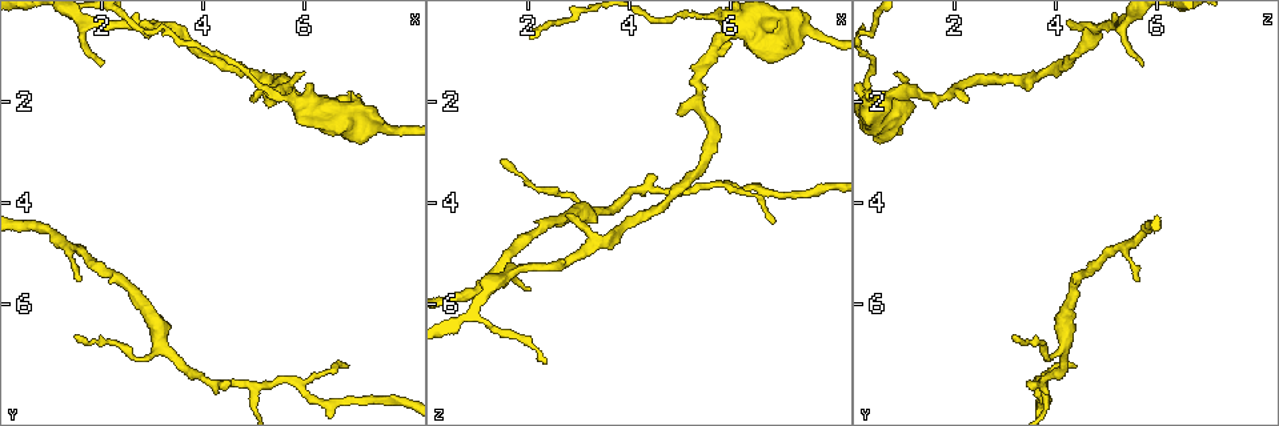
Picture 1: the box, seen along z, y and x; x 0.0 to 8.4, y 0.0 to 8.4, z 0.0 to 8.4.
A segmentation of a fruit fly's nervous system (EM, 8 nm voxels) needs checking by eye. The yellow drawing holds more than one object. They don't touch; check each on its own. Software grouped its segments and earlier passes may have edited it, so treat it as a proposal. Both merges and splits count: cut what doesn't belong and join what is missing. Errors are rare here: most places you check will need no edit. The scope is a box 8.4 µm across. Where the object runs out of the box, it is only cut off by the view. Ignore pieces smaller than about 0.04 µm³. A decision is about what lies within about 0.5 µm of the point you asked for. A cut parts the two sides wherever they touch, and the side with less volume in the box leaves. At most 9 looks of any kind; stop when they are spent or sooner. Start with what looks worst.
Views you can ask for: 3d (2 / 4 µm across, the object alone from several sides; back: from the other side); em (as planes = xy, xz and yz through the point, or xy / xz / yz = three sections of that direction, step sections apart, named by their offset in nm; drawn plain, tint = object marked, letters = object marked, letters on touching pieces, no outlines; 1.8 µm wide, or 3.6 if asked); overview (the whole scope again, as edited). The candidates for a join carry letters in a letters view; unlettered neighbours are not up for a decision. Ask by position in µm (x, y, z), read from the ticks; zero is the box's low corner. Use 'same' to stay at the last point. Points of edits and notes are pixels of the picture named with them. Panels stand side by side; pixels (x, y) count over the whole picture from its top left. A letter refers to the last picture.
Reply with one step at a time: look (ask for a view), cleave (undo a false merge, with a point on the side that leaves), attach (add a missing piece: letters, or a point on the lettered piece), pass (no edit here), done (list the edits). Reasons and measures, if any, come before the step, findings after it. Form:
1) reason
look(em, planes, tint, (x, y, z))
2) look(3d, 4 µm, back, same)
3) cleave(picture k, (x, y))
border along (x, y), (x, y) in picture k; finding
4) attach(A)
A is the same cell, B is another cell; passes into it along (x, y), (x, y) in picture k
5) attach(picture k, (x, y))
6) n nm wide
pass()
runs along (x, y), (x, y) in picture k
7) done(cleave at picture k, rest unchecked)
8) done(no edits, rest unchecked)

an open end
look(3d, 2 µm, (1.55, 5.60, 5.65))

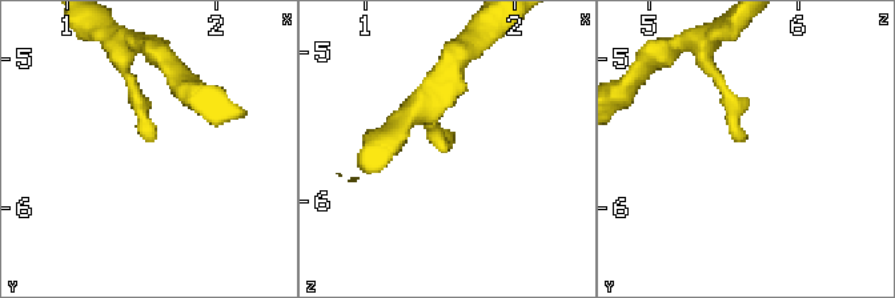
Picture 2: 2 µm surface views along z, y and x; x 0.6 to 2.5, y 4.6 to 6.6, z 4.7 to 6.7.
look(em, xz, step 8, tint, (1.56, 5.54, 5.64))

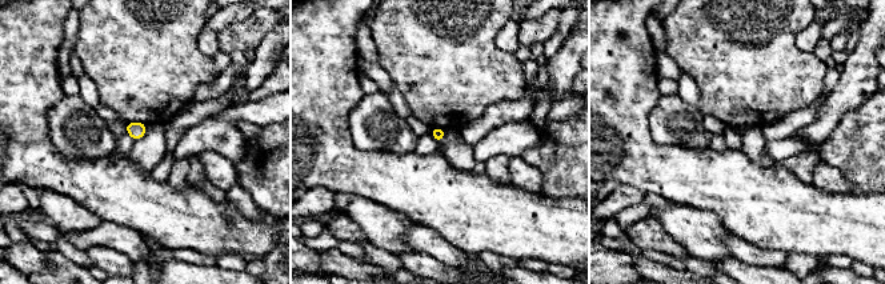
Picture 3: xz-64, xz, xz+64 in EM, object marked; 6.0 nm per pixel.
look(em, planes, letters, same)

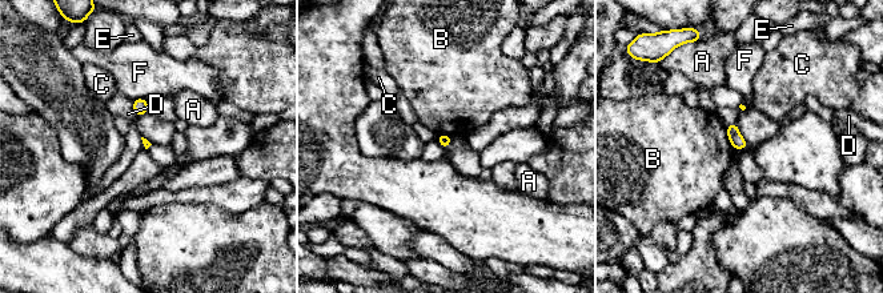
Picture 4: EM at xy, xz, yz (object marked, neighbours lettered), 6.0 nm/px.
pass()
A, B, C, D, E and F are other cells; none of them fits

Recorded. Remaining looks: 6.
calibre changes
look(3d, 4 µm, (7.50, 2.45, 0.60))

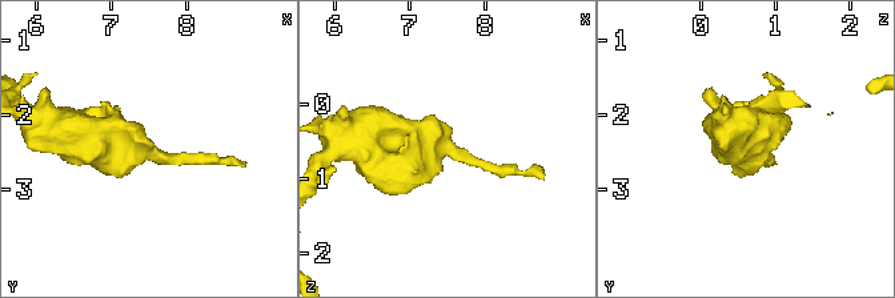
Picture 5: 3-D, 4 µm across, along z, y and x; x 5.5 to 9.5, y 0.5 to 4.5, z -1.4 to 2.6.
look(em, 3.6 µm, planes, letters, (7.45, 2.50, 0.60))

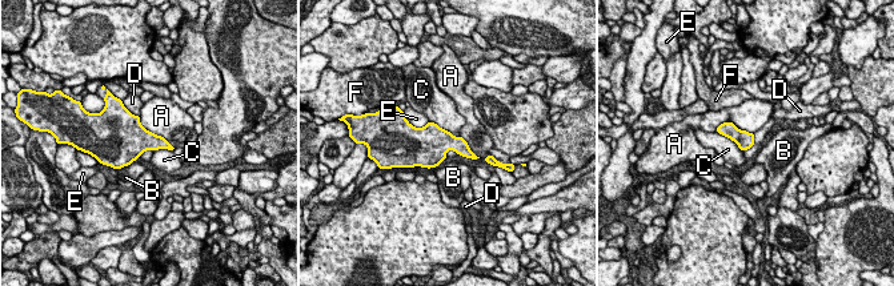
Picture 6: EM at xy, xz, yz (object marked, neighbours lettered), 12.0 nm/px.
220 nm wide
pass()
A, B, C, D, E and F are other cells; continuous, no second neuron

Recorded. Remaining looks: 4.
branch stops here
look(em, planes, letters, (2.10, 1.20, 5.70))

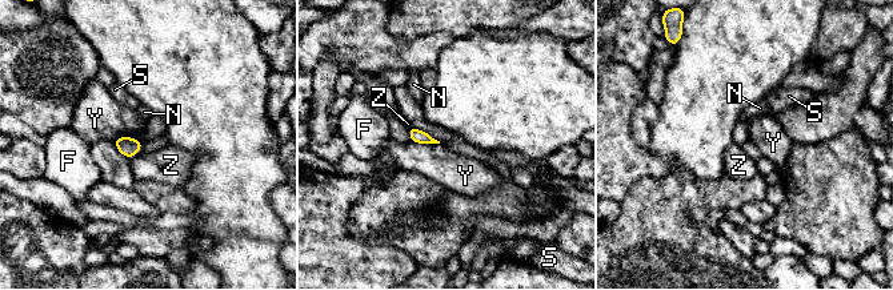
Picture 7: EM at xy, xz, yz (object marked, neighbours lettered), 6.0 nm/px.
80 nm wide
pass()
F, N, S, Y and Z are other cells; border along (412, 140), (419, 143), (440, 143) in picture 7; none of them fits

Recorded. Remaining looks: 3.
sudden change in width
look(em, planes, letters, (3.25, 6.85, 4.25))

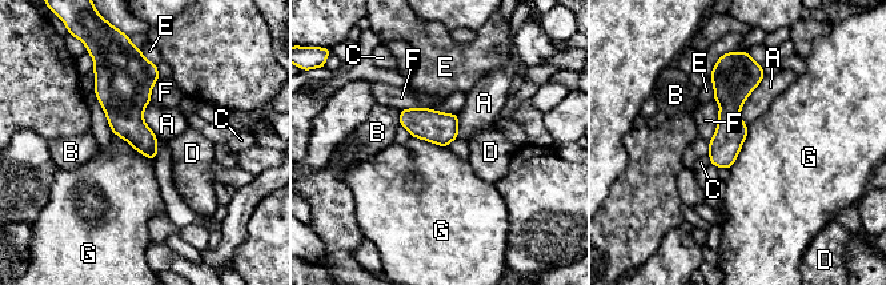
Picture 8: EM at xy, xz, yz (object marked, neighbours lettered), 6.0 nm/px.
190 nm wide
pass()
A, B, C, D, E, F and G are other cells; continuous, no second neuron

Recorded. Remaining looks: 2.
done(no edits, rest unchecked)

